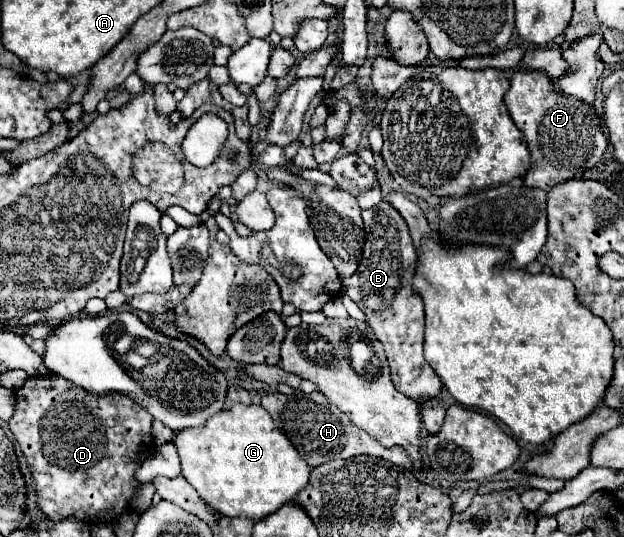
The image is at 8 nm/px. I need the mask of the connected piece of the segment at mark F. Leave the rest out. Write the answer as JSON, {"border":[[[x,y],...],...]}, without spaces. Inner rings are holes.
{"border":[[[538,70],[514,72],[504,100],[514,124],[524,134],[532,156],[532,166],[522,176],[526,186],[548,190],[568,178],[580,178],[584,170],[592,168],[602,158],[608,140],[600,106],[588,106],[576,98],[564,98],[556,92],[554,82]]]}

